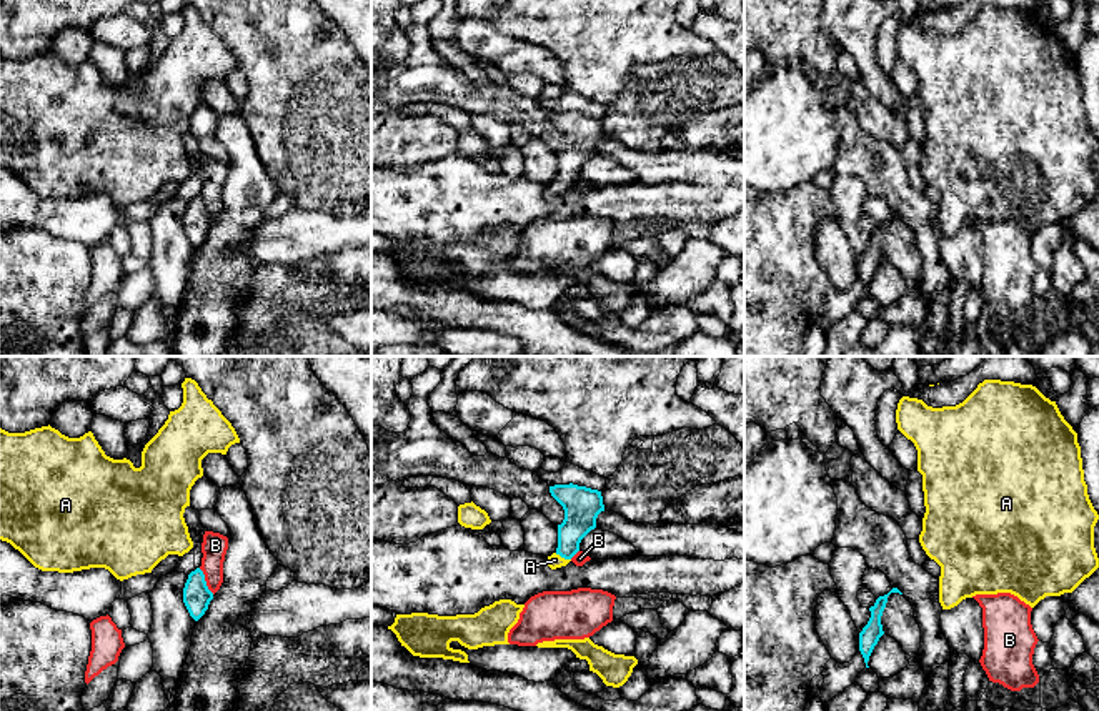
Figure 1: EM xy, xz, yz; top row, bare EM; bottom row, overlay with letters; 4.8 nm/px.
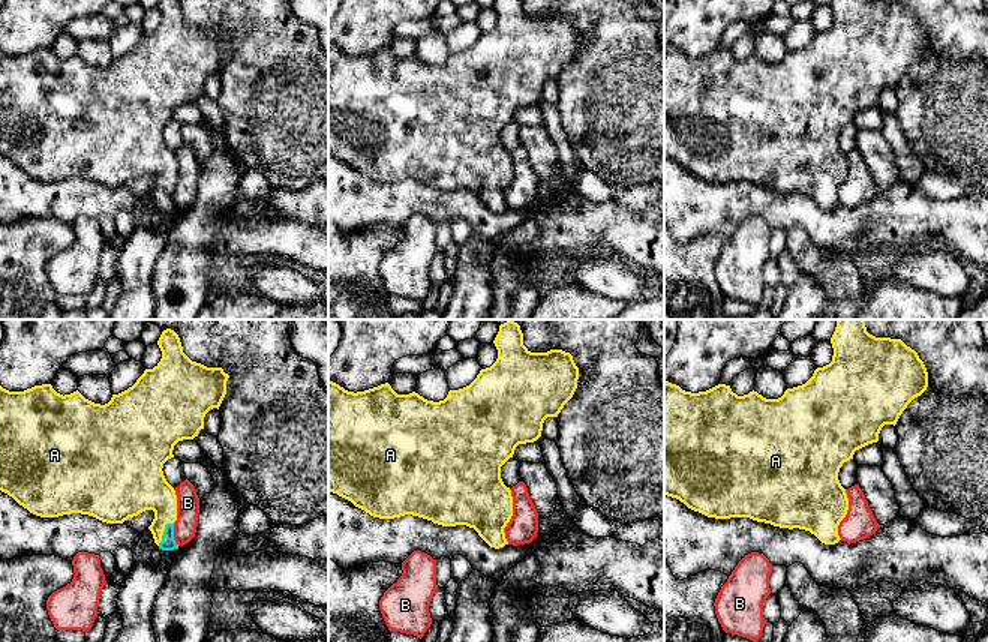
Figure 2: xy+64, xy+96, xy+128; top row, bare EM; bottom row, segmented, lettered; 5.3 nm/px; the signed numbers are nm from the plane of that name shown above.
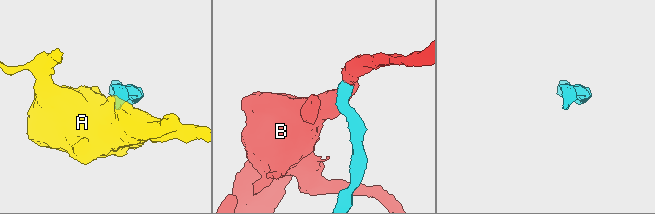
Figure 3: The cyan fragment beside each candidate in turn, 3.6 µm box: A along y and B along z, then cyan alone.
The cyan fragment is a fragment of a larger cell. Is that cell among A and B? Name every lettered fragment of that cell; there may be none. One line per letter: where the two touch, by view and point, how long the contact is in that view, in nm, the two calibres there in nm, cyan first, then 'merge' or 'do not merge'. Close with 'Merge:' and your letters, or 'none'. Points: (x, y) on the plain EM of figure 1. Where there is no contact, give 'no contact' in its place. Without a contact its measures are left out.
A: meets cyan in xz at (563, 183); contact 90 nm long; 170 nm thick on the cyan side, 70 nm on the other; merge
B: meets cyan in xy at (205, 208); contact 150 nm long; 140 nm thick on the cyan side, 120 nm on the other; do not merge
Merge: A

